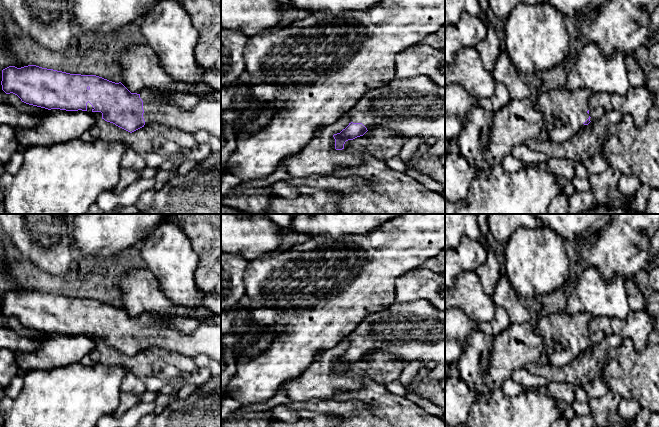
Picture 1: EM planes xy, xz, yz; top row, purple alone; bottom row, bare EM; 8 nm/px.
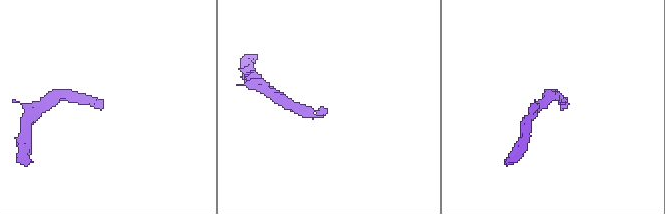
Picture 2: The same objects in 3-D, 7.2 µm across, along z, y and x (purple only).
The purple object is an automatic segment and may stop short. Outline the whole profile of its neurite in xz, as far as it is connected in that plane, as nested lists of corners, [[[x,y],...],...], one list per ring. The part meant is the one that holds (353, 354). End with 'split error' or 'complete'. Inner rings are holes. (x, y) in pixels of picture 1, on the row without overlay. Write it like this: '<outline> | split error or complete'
[[[417,300],[404,304],[395,302],[385,310],[371,313],[364,317],[347,338],[350,343],[349,349],[340,357],[333,359],[336,374],[344,373],[346,365],[363,360],[368,354],[373,352],[385,353],[406,364],[413,361],[420,361],[422,366],[429,362],[445,364],[445,311],[436,309],[426,300]]] | split error

